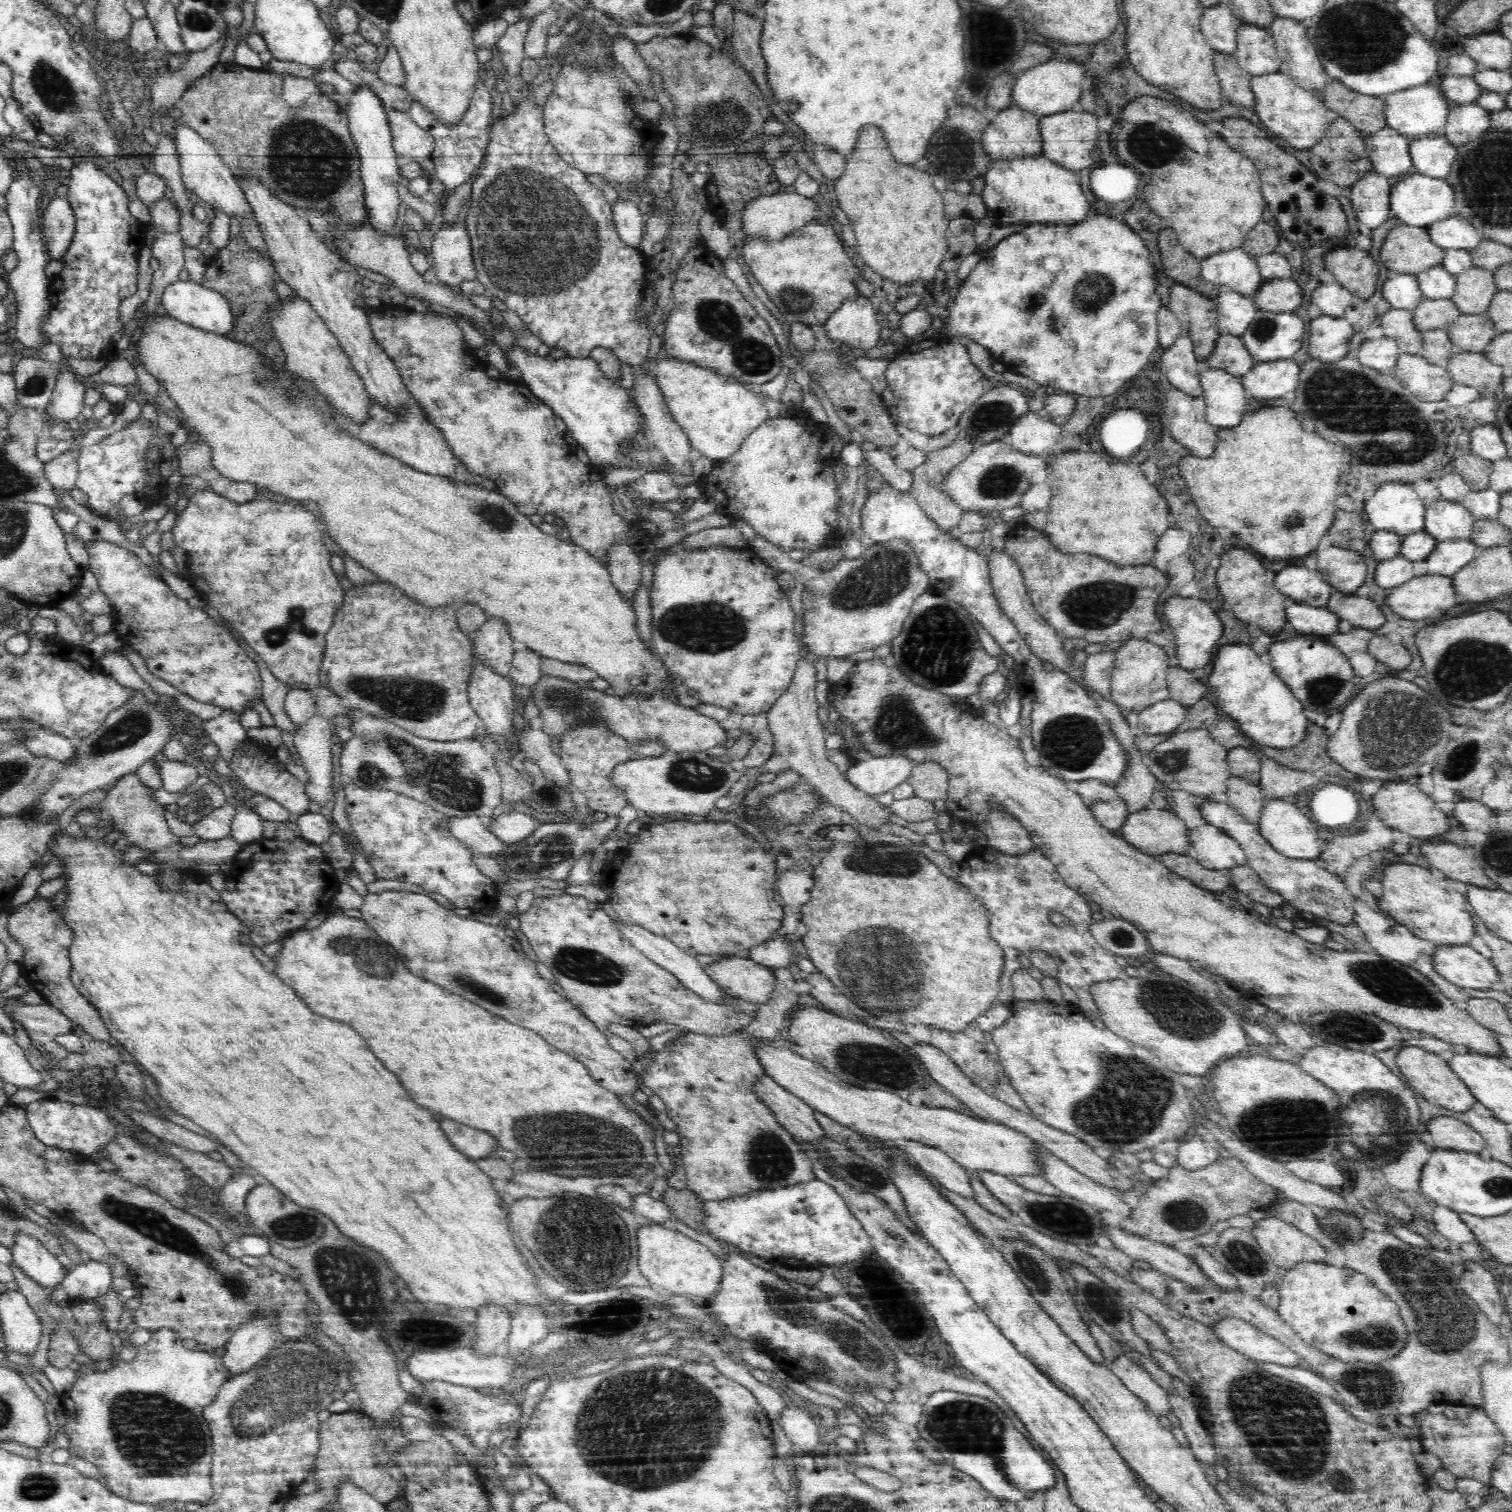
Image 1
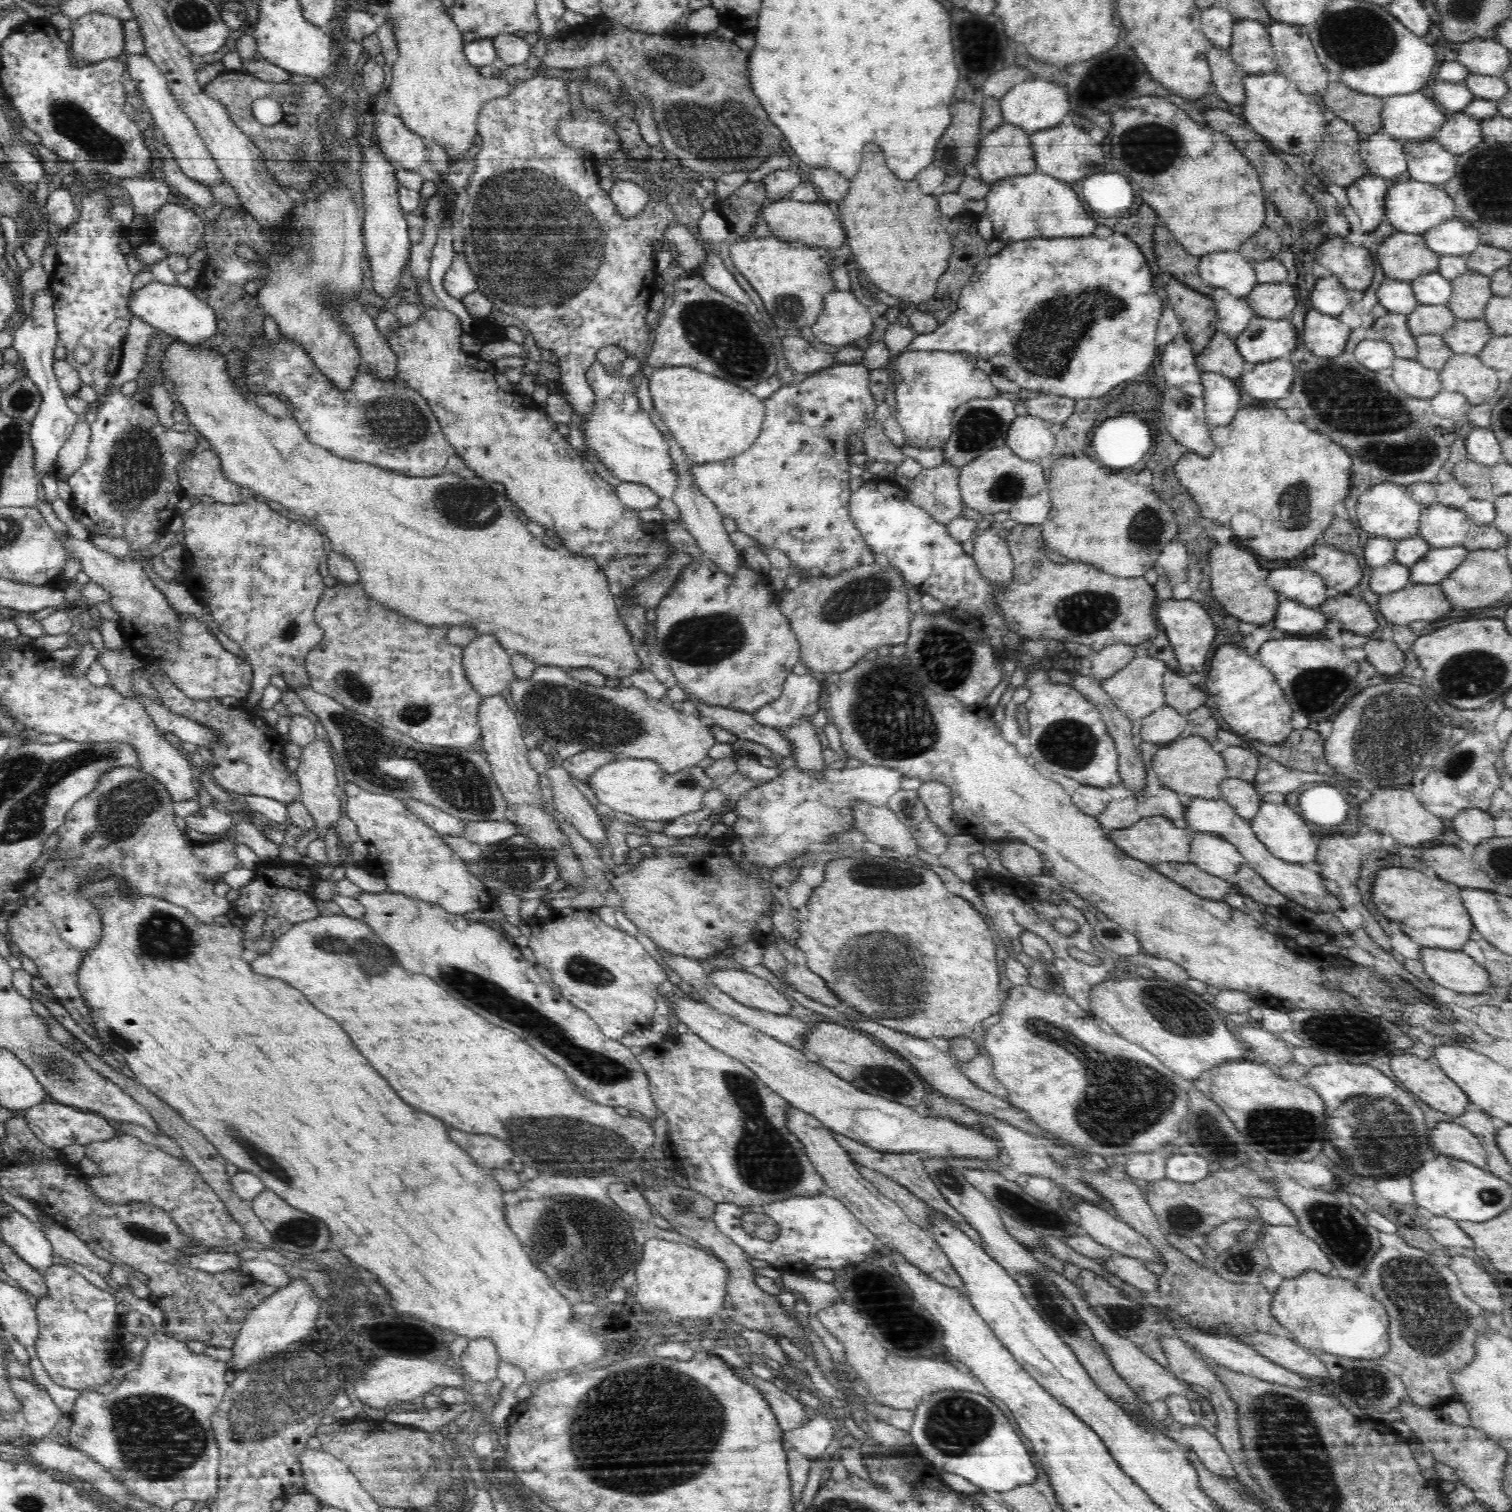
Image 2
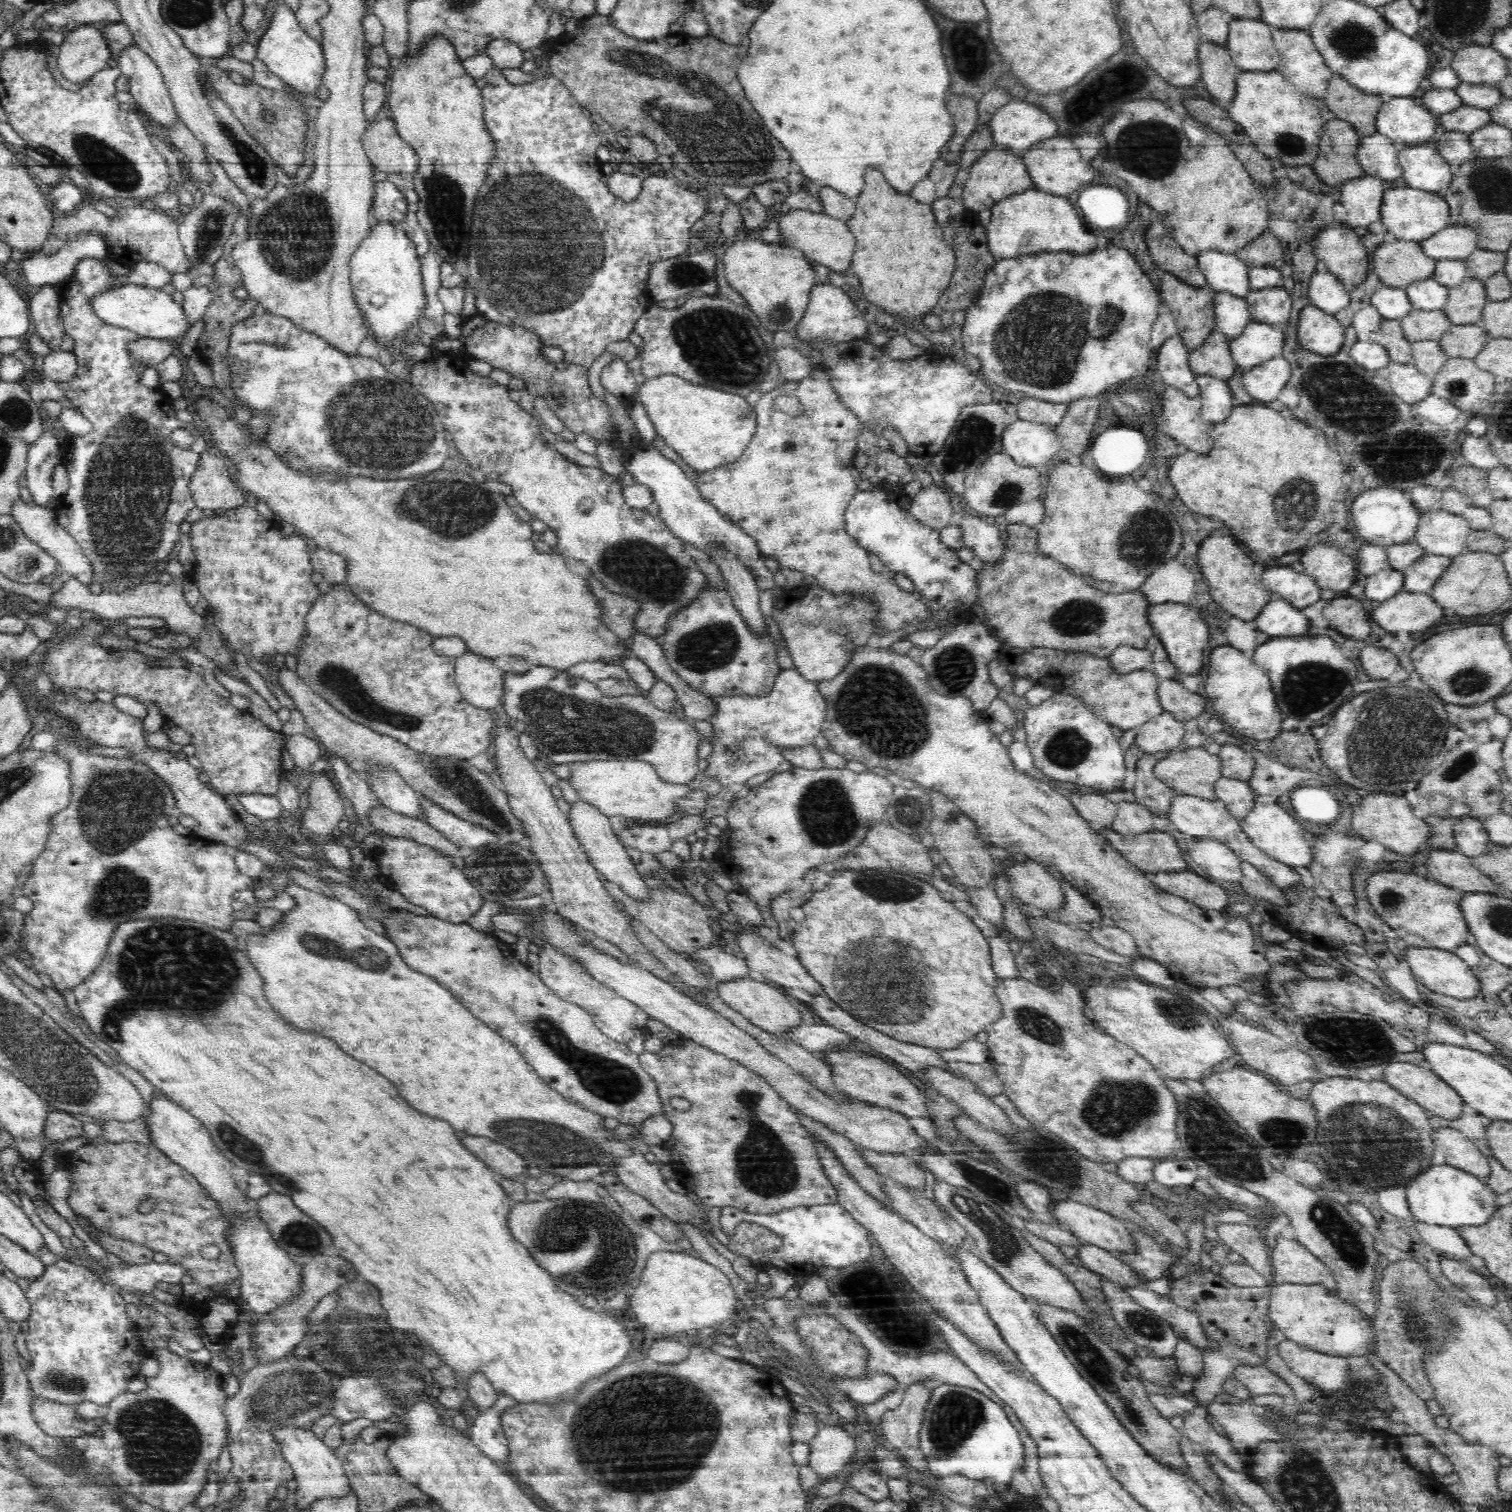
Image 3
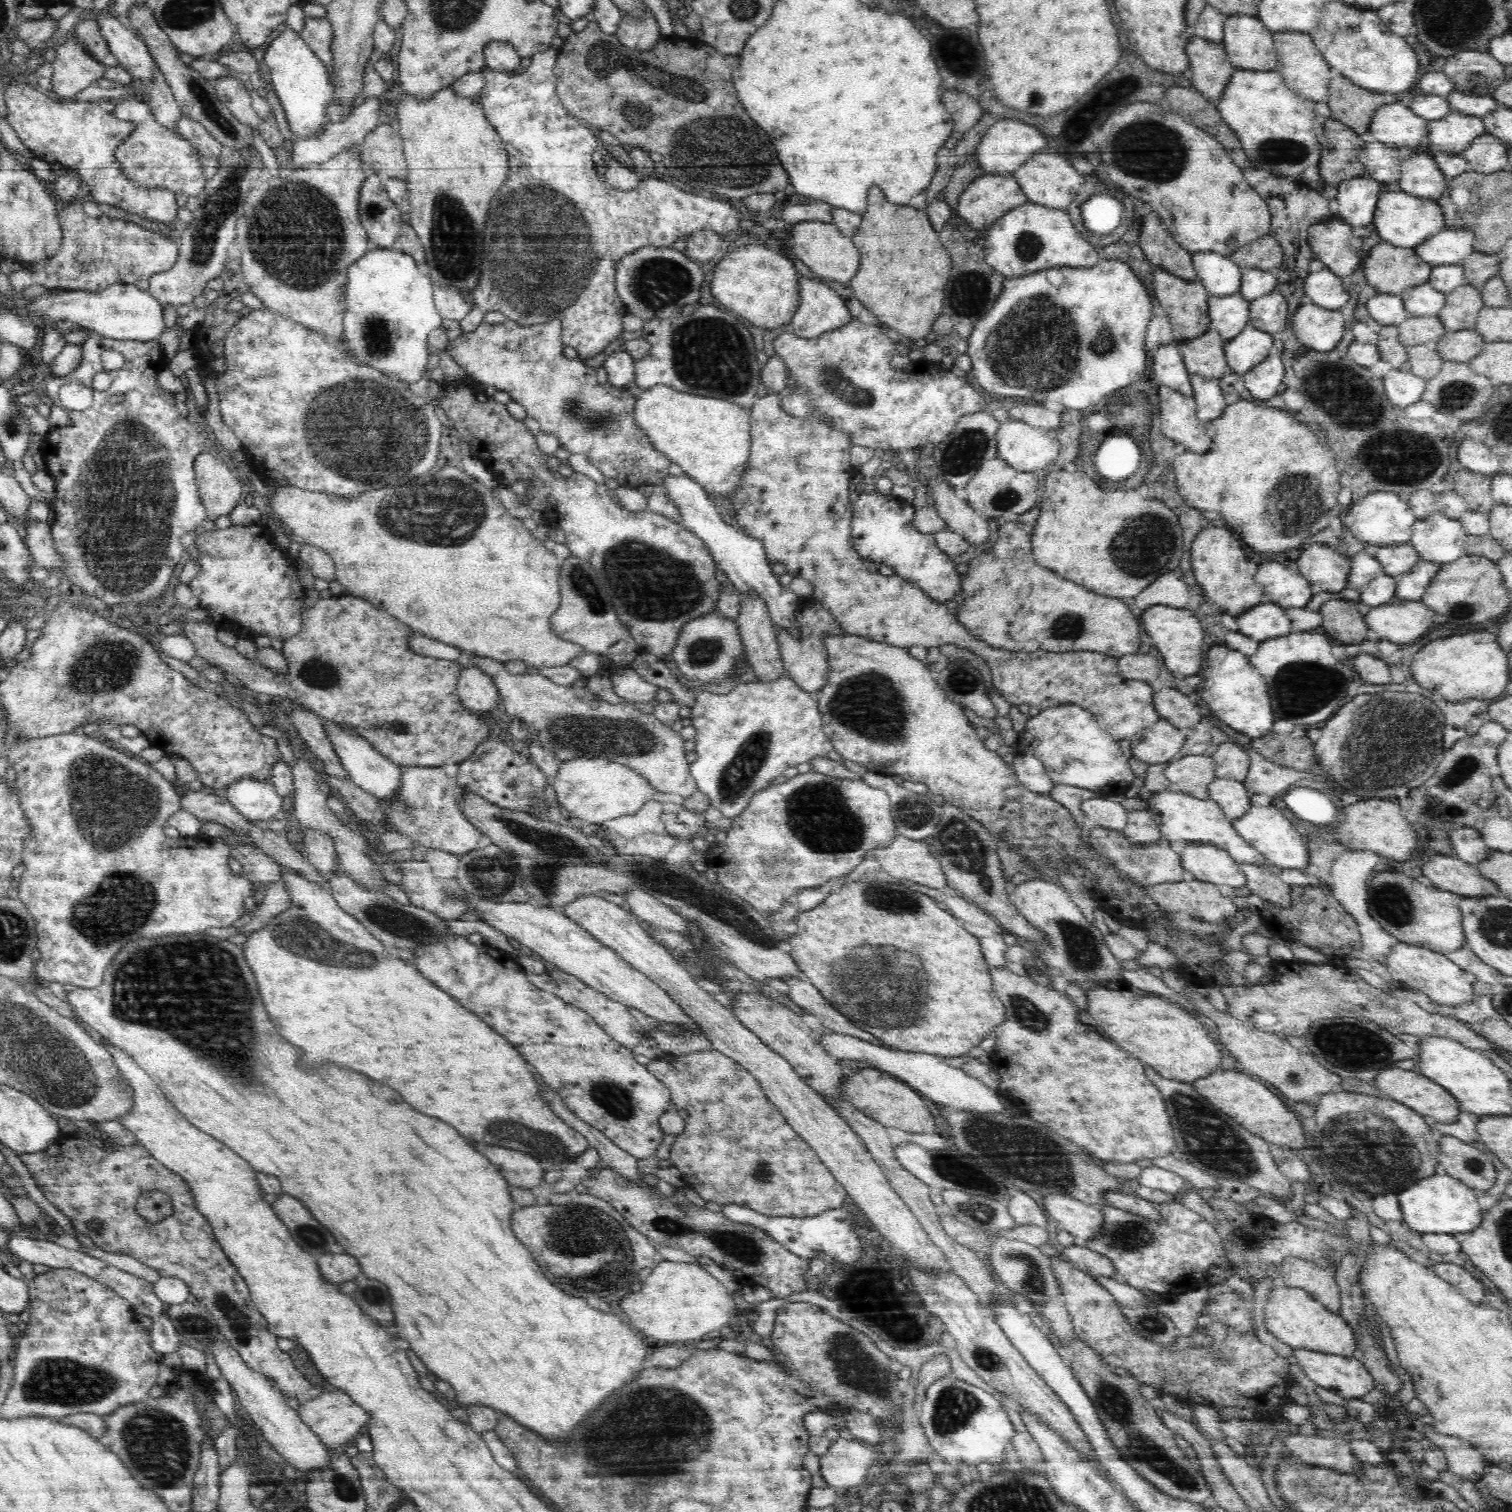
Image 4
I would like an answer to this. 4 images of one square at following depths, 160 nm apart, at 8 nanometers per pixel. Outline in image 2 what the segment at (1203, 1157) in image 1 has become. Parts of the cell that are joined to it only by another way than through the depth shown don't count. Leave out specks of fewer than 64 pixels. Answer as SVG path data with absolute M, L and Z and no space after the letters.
M1191 1150L1174 1151L1166 1159L1165 1178L1178 1182L1194 1182L1209 1174L1208 1164L1207 1160Z

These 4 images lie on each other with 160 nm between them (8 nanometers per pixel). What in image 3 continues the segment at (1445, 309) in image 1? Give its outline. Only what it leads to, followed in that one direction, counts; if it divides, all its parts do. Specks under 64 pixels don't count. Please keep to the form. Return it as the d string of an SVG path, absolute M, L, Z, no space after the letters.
M1442 309L1436 311L1413 310L1401 319L1404 337L1410 343L1422 340L1439 342L1452 326L1454 325L1450 323Z

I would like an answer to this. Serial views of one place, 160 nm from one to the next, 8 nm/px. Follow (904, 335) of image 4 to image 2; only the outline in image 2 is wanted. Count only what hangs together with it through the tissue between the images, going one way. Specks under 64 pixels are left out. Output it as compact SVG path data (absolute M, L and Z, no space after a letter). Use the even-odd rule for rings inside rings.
M872 144L864 148L862 168L849 185L844 200L834 207L844 220L846 254L853 254L867 280L874 282L878 290L914 304L933 298L952 254L952 245L940 223L943 214L937 198L920 194L916 182L898 180L886 166L882 150ZM932 234L936 238L928 244L926 236Z

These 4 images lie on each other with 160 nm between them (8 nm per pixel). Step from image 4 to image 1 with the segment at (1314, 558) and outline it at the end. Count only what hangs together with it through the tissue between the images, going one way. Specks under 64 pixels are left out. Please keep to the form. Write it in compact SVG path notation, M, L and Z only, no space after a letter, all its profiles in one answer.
M1330 546L1328 550L1318 550L1316 556L1318 556L1318 572L1334 590L1353 594L1364 584L1367 566L1360 554Z

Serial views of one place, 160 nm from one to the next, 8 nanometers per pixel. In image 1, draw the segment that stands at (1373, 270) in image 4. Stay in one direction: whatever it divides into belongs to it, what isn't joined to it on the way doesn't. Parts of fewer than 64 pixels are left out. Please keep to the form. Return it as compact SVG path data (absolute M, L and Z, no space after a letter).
M1398 225L1390 230L1380 249L1380 258L1390 273L1418 274L1443 261L1446 249L1434 244L1428 228Z

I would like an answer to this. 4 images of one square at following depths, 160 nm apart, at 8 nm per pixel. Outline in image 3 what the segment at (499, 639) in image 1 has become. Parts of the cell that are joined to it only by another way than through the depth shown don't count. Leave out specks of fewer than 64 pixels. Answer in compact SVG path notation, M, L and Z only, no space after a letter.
M467 651L457 657L455 680L462 698L476 706L492 711L499 704L505 692L503 676L505 671L496 665L494 658L478 656Z

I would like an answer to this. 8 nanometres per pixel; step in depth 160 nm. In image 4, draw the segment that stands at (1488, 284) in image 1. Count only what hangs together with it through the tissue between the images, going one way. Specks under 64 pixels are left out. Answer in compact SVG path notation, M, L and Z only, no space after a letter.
M1466 283L1447 293L1444 308L1437 316L1448 332L1462 331L1475 327L1482 308L1485 304L1480 287Z

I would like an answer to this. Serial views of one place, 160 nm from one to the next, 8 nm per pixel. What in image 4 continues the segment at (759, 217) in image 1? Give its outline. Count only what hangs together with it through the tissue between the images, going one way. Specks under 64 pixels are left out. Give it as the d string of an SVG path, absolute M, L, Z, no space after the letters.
M796 222L789 234L792 235L790 242L795 256L820 278L848 284L856 276L860 268L860 251L855 247L853 239L844 236L833 222Z

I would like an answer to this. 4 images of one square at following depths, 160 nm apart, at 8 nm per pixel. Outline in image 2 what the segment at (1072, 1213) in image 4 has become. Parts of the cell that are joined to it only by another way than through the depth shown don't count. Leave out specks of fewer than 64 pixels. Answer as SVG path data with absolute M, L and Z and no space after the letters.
M1089 1202L1076 1203L1073 1208L1080 1215L1079 1226L1096 1242L1133 1259L1165 1263L1156 1247L1143 1234L1104 1209Z

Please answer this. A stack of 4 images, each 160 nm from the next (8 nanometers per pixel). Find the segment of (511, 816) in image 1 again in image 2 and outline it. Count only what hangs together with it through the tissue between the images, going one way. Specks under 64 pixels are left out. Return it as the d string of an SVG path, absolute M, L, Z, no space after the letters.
M510 820L468 823L462 837L481 846L508 840L518 835L518 828Z

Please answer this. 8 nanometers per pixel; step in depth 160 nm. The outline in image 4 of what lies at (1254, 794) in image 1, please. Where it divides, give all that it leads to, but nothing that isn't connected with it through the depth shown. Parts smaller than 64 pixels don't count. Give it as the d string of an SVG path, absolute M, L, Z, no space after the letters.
M1216 777L1208 791L1210 799L1220 806L1230 822L1242 818L1252 806L1247 789L1240 781Z

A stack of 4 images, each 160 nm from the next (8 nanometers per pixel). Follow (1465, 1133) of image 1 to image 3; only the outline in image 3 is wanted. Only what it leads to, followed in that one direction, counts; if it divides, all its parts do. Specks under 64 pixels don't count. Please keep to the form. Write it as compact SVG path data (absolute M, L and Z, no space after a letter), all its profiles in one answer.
M1438 1128L1432 1134L1435 1146L1442 1146L1446 1158L1460 1158L1460 1160L1446 1160L1446 1164L1469 1172L1485 1180L1490 1176L1489 1160L1479 1148L1463 1132L1455 1128Z

